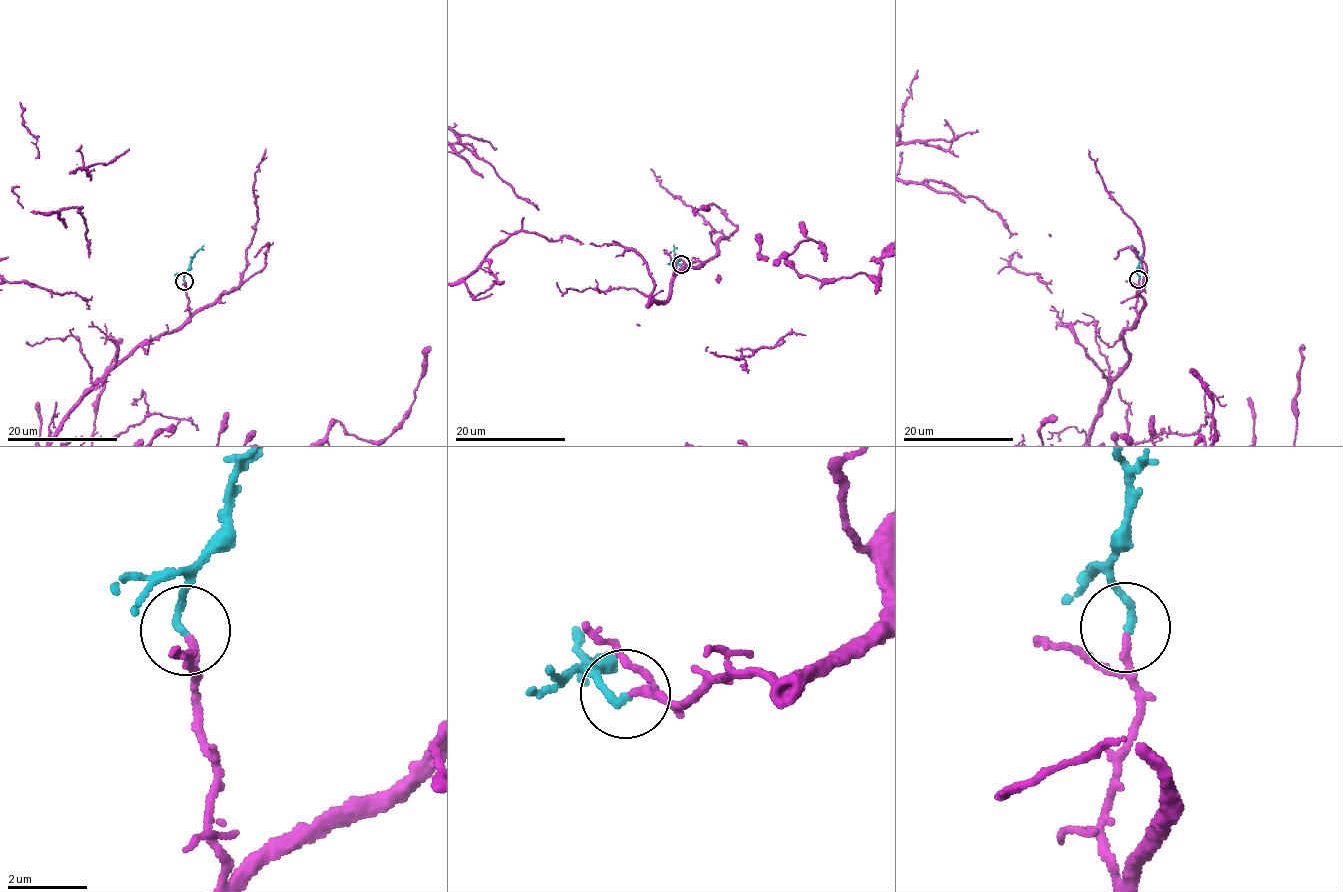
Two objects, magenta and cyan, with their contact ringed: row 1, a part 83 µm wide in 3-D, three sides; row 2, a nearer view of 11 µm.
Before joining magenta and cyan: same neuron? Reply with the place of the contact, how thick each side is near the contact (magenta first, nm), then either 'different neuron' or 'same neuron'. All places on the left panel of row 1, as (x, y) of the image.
(184, 281) | 140/170 nm | same neuron

